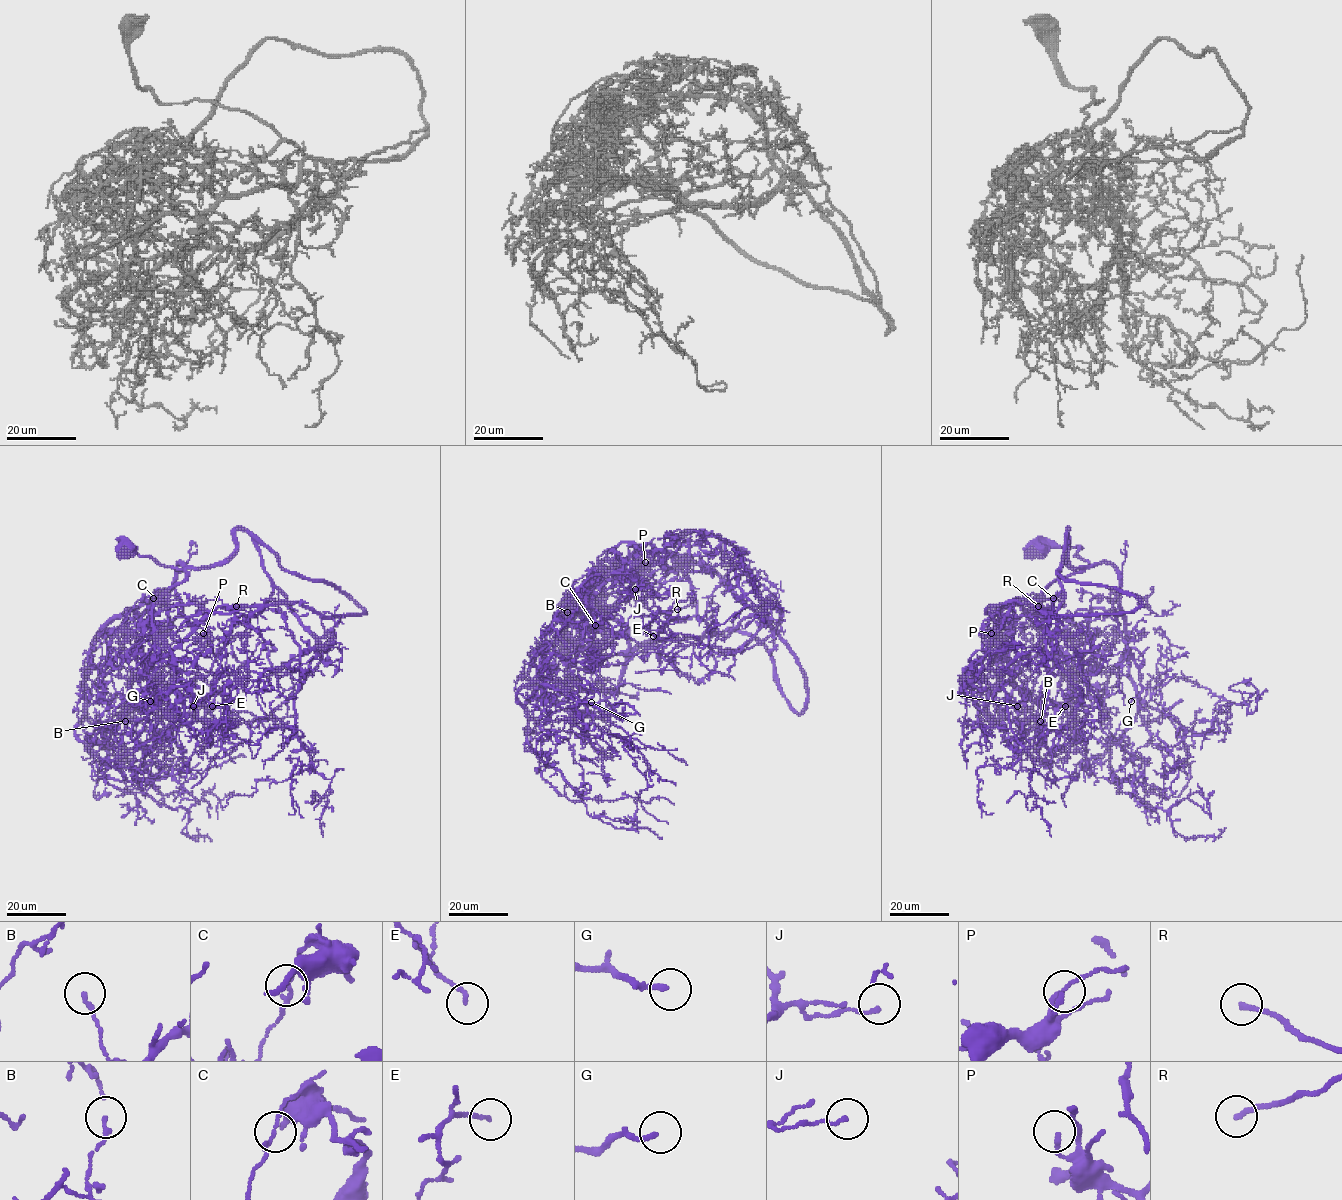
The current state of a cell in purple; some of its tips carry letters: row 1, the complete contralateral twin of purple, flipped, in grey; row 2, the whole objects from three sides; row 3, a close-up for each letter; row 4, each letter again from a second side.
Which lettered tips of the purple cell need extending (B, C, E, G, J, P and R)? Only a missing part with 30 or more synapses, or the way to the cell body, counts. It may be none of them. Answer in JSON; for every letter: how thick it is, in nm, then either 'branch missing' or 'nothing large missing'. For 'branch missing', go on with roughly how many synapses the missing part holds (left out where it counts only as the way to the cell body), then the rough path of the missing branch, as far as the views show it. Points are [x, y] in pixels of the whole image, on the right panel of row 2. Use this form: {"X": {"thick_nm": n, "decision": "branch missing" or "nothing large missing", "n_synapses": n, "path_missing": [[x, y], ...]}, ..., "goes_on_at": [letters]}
{"B": {"thick_nm": 150, "decision": "nothing large missing"}, "C": {"thick_nm": 110, "decision": "nothing large missing"}, "E": {"thick_nm": 140, "decision": "nothing large missing"}, "G": {"thick_nm": 190, "decision": "branch missing", "n_synapses": 35, "path_missing": [[1131, 701], [1134, 732], [1131, 738]]}, "J": {"thick_nm": 120, "decision": "nothing large missing"}, "P": {"thick_nm": 160, "decision": "nothing large missing"}, "R": {"thick_nm": 150, "decision": "nothing large missing"}, "goes_on_at": ["G"]}

